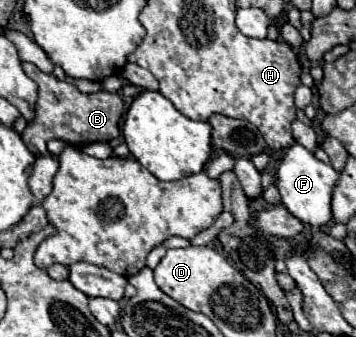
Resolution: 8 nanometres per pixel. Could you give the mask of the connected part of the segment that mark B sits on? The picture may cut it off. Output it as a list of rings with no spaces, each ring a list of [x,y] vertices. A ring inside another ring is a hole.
[[[22,63],[26,75],[38,83],[38,101],[34,121],[22,131],[22,141],[34,155],[48,155],[46,143],[50,139],[62,139],[72,145],[88,145],[96,141],[110,141],[120,135],[118,121],[124,113],[124,101],[118,93],[98,91],[98,93],[80,93],[76,85],[60,81],[54,73],[42,73],[32,63]]]

